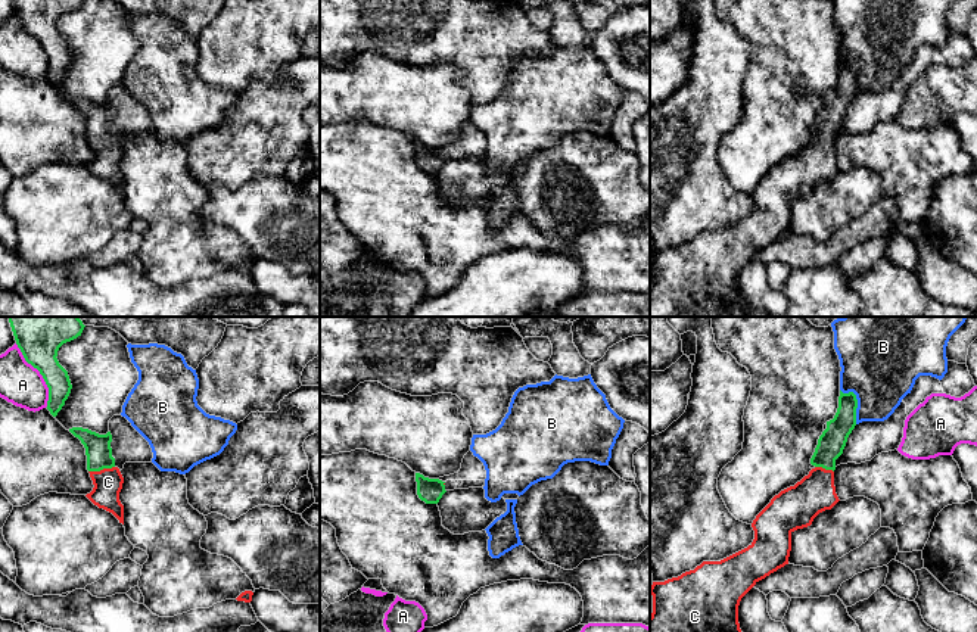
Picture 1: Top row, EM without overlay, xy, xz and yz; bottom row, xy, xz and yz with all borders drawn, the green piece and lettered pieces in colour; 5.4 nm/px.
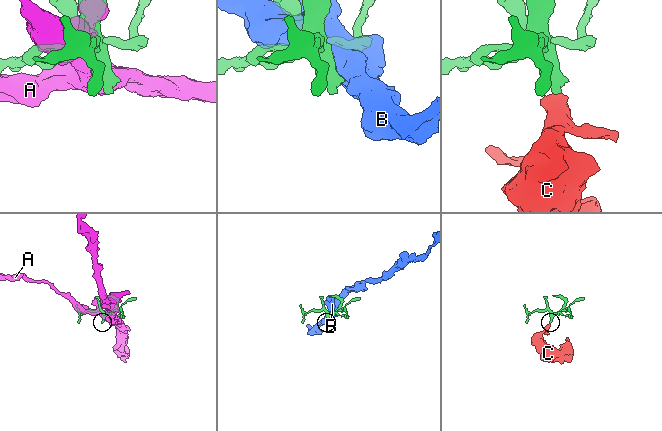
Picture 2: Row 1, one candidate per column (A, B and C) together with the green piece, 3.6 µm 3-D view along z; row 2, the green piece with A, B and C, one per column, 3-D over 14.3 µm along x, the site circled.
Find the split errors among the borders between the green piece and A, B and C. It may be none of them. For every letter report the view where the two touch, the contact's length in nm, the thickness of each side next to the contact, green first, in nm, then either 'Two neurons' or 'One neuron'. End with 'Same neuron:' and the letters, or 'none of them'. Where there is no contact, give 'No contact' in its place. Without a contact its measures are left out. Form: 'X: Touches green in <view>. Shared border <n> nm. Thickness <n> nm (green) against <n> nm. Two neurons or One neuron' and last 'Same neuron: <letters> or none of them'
A: Touches green in xy. Shared border 380 nm. Thickness 190 nm (green) against 240 nm. Two neurons
B: Touches green in yz. Shared border 220 nm. Thickness 140 nm (green) against 400 nm. Two neurons
C: Touches green in xy. Shared border 150 nm. Thickness 140 nm (green) against 160 nm. One neuron
Same neuron: C

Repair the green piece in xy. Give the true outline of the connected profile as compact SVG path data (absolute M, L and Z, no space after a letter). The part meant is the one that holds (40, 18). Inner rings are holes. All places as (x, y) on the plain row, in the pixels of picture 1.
M12 0L25 31L40 41L47 57L47 80L53 87L65 75L72 55L57 31L59 18L81 6L83 0Z

